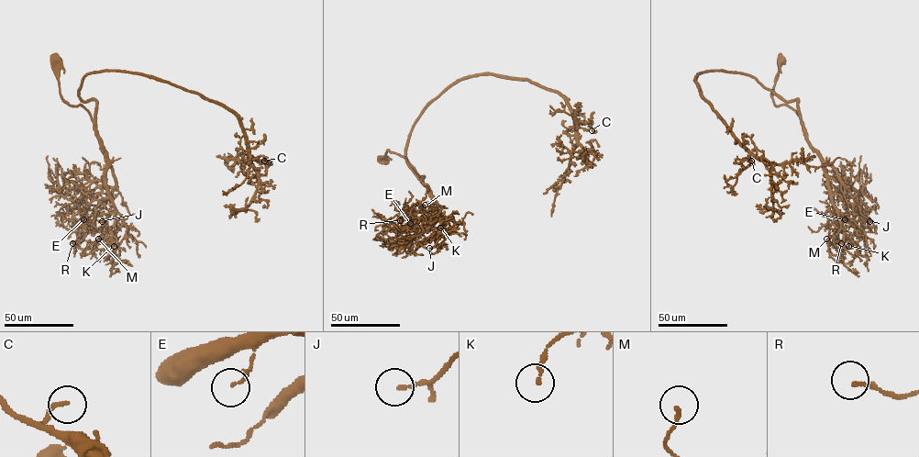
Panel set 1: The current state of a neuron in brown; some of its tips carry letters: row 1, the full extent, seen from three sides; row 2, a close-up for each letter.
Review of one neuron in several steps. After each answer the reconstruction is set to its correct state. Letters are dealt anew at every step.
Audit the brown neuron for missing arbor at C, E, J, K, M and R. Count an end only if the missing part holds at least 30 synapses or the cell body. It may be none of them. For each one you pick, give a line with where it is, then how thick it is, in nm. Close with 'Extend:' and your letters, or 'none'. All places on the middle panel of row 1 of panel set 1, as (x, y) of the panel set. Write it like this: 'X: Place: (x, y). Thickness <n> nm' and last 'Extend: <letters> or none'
M: Place: (425, 205). Thickness 120 nm
Extend: M

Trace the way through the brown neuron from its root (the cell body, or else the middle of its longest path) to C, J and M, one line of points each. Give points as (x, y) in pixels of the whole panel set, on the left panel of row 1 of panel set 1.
C: (55, 60), (60, 96), (94, 122), (83, 78), (138, 72), (226, 105), (249, 156), (264, 161)
J: (55, 60), (60, 96), (88, 112), (113, 171), (116, 186), (109, 198), (111, 214), (102, 221)
M: (55, 60), (60, 96), (88, 112), (104, 149), (107, 194), (116, 214), (110, 233), (97, 244), (98, 239)

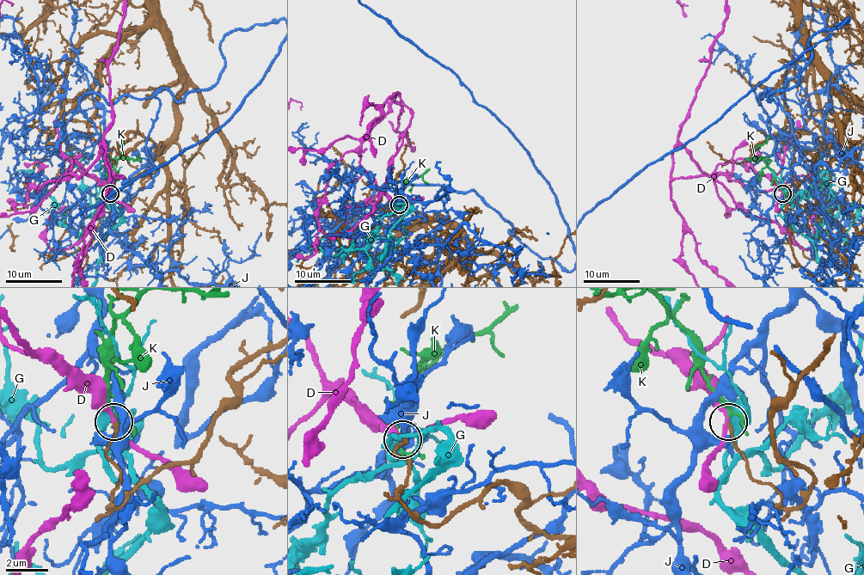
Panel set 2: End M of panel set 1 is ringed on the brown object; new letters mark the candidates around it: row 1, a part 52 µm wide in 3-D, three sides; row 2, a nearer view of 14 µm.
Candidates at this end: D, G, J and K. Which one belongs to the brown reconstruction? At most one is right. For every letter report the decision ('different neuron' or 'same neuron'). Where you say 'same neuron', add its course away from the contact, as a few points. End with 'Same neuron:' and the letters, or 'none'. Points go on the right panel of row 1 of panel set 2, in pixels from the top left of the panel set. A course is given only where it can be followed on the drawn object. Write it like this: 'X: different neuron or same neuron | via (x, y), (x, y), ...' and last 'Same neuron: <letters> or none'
D: different neuron
G: different neuron
J: different neuron
K: same neuron | via (781, 193), (772, 170), (753, 152), (755, 148), (761, 147), (770, 137)
Same neuron: K

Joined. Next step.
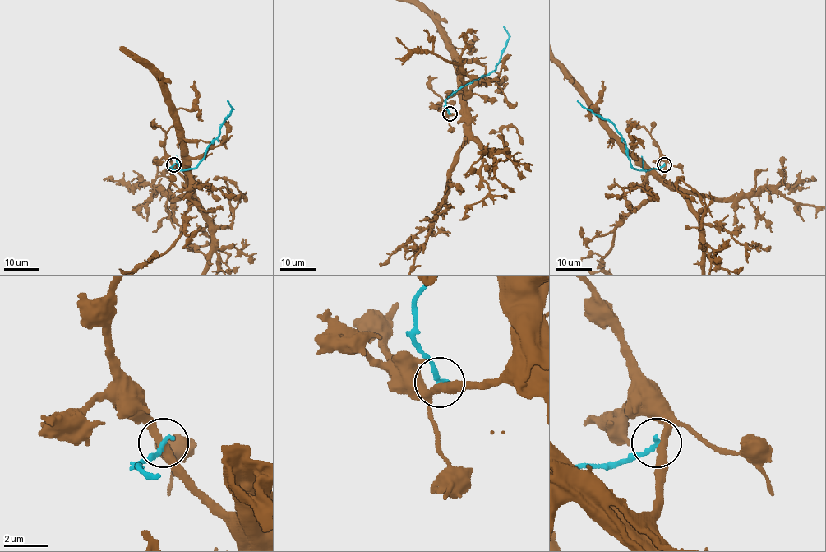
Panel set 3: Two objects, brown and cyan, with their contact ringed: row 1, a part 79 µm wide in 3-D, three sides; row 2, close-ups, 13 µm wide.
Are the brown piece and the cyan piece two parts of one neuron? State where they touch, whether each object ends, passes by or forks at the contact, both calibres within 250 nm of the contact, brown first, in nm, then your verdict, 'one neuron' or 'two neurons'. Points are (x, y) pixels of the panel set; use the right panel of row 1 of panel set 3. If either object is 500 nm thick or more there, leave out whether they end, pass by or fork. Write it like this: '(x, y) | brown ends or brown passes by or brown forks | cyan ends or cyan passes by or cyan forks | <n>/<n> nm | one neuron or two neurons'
(664, 164) | brown passes by | cyan ends | 360/240 nm | two neurons

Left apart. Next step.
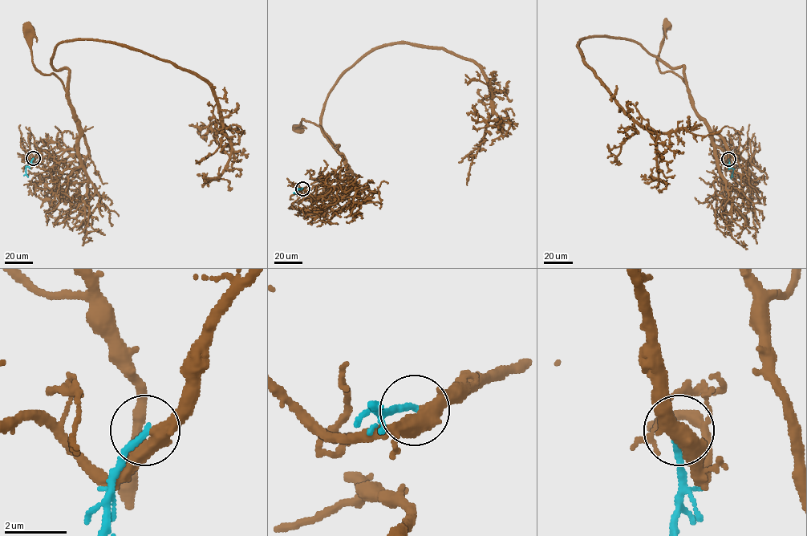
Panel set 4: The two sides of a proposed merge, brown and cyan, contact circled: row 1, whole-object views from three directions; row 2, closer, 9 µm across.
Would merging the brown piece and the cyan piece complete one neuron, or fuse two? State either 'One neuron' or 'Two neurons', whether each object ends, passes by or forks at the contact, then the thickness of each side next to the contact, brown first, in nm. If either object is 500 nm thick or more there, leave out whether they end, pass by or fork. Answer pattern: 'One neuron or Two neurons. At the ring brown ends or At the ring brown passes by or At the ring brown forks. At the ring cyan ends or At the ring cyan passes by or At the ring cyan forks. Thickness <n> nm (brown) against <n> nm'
One neuron. At the ring brown passes by. At the ring cyan ends. Thickness 440 nm (brown) against 200 nm

